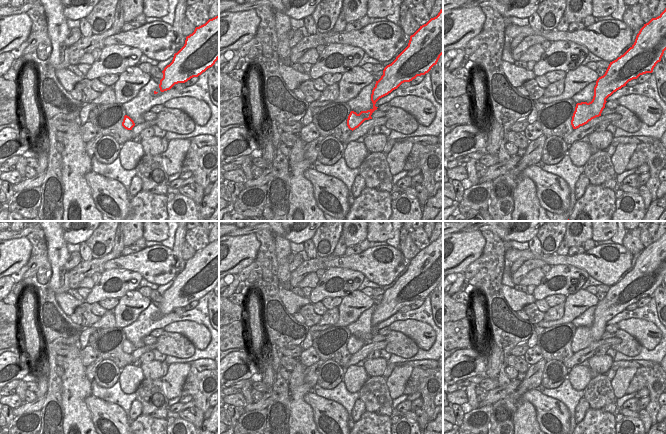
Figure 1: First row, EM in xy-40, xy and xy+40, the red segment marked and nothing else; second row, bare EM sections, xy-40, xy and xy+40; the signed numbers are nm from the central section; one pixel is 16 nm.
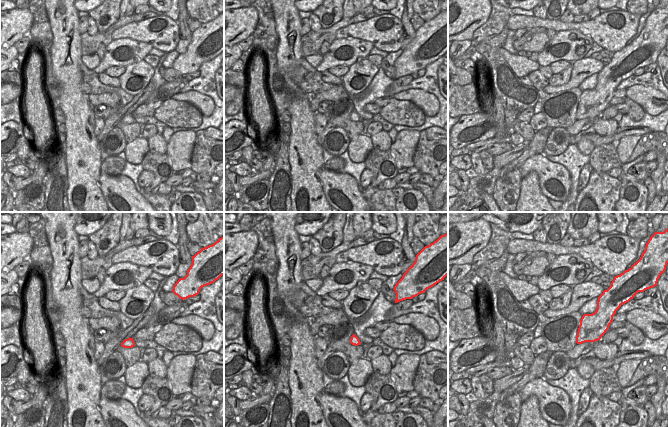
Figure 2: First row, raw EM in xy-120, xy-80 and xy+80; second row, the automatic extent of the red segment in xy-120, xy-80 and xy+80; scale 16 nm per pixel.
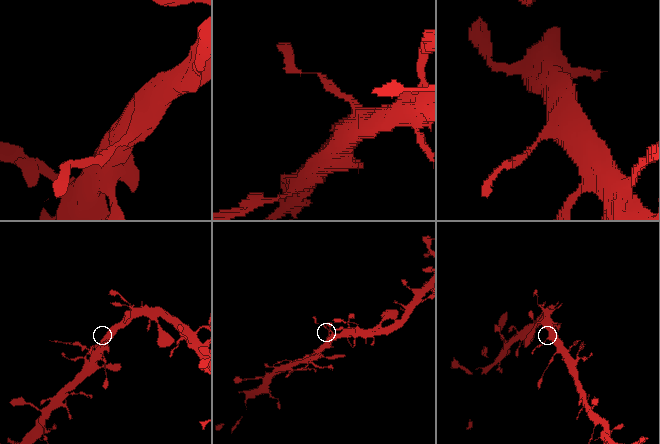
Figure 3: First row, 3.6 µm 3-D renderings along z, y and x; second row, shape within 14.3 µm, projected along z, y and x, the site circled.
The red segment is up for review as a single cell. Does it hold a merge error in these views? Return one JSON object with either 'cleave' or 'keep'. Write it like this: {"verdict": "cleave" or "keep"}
{"verdict": "keep"}

